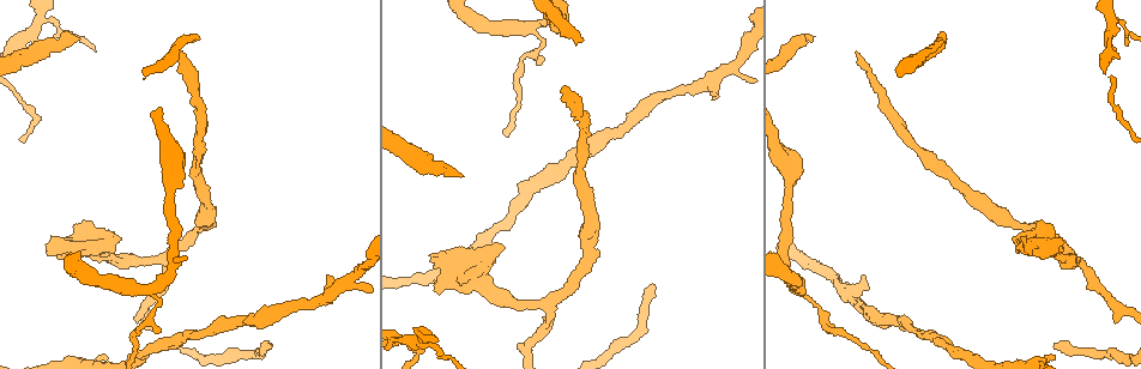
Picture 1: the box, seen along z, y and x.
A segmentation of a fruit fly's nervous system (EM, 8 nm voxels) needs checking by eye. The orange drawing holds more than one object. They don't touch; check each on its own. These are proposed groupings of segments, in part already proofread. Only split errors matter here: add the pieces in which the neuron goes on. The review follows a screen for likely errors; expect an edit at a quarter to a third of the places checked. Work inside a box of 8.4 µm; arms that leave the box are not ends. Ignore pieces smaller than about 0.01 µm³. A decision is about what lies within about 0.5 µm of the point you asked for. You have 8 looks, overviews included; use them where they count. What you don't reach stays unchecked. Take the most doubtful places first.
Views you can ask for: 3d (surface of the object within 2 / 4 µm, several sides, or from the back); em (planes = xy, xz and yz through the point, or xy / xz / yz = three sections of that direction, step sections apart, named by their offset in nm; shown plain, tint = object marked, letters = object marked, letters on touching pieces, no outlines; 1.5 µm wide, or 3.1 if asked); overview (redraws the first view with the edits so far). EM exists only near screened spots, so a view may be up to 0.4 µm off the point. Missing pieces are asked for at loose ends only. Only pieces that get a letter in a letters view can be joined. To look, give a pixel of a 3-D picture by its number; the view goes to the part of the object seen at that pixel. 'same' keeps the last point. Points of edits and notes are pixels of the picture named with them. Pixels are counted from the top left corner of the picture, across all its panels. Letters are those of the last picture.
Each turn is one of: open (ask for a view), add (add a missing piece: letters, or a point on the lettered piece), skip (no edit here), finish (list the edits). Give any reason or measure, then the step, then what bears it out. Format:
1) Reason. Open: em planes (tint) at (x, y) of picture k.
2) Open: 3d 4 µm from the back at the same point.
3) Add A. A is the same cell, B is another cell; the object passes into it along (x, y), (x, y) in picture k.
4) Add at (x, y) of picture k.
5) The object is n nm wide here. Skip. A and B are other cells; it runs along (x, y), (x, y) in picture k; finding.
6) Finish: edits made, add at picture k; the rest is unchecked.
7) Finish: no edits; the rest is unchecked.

Branch stops here. Open: 3d 4 µm at (577, 44) of picture 1.

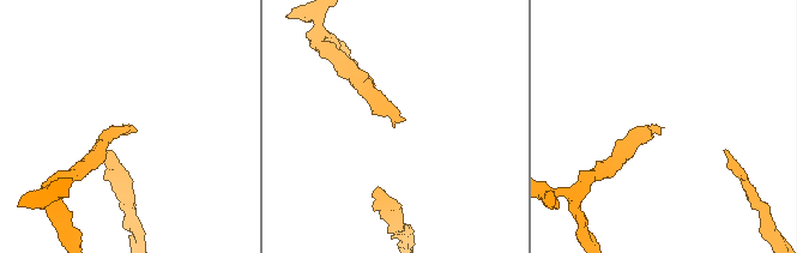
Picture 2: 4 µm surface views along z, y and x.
Shape alone is not enough. Open: em xy step 8 (tint) at (123, 128) of picture 2.

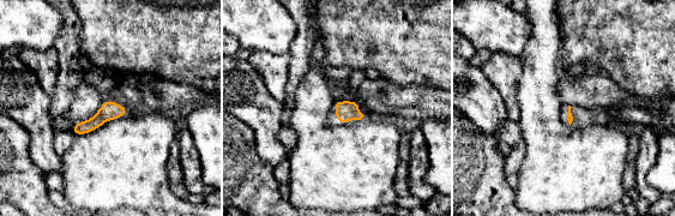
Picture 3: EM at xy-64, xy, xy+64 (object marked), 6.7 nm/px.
Open: em xy step 8 (letters) at the same point.

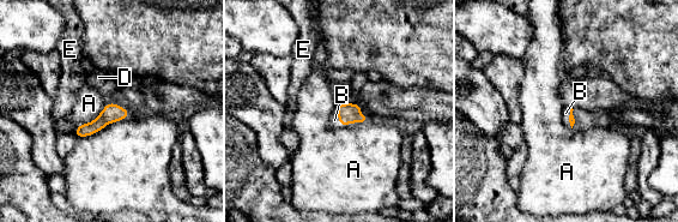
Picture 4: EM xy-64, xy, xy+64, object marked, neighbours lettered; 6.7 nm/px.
Add B. B is the same cell, A, D and E are other cells; the neuron continues.

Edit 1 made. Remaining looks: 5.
Open: overview.

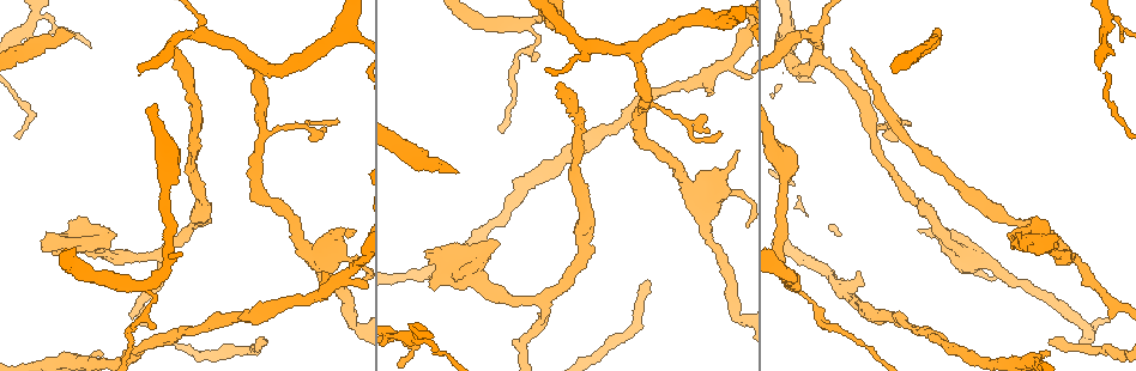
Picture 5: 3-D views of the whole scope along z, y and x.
An open end. Open: em planes (tint) at (1109, 55) of picture 5.

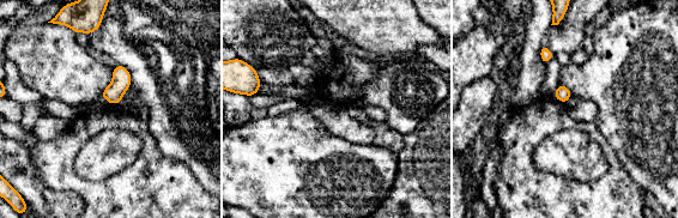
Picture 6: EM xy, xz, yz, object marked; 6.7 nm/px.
What lies round it. Open: em planes (letters) at the same point.

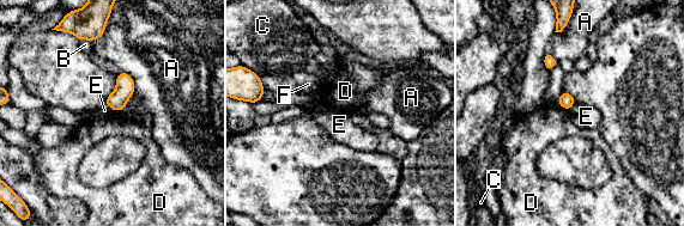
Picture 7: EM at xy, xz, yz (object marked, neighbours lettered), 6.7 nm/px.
Skip. A, B, C, D, E and F are other cells; a border runs along (104, 103), (112, 109), (120, 111) in picture 7; no lettered piece goes on from it.

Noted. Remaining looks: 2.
Finish: edits made, add at picture 4; the rest is unchecked.

